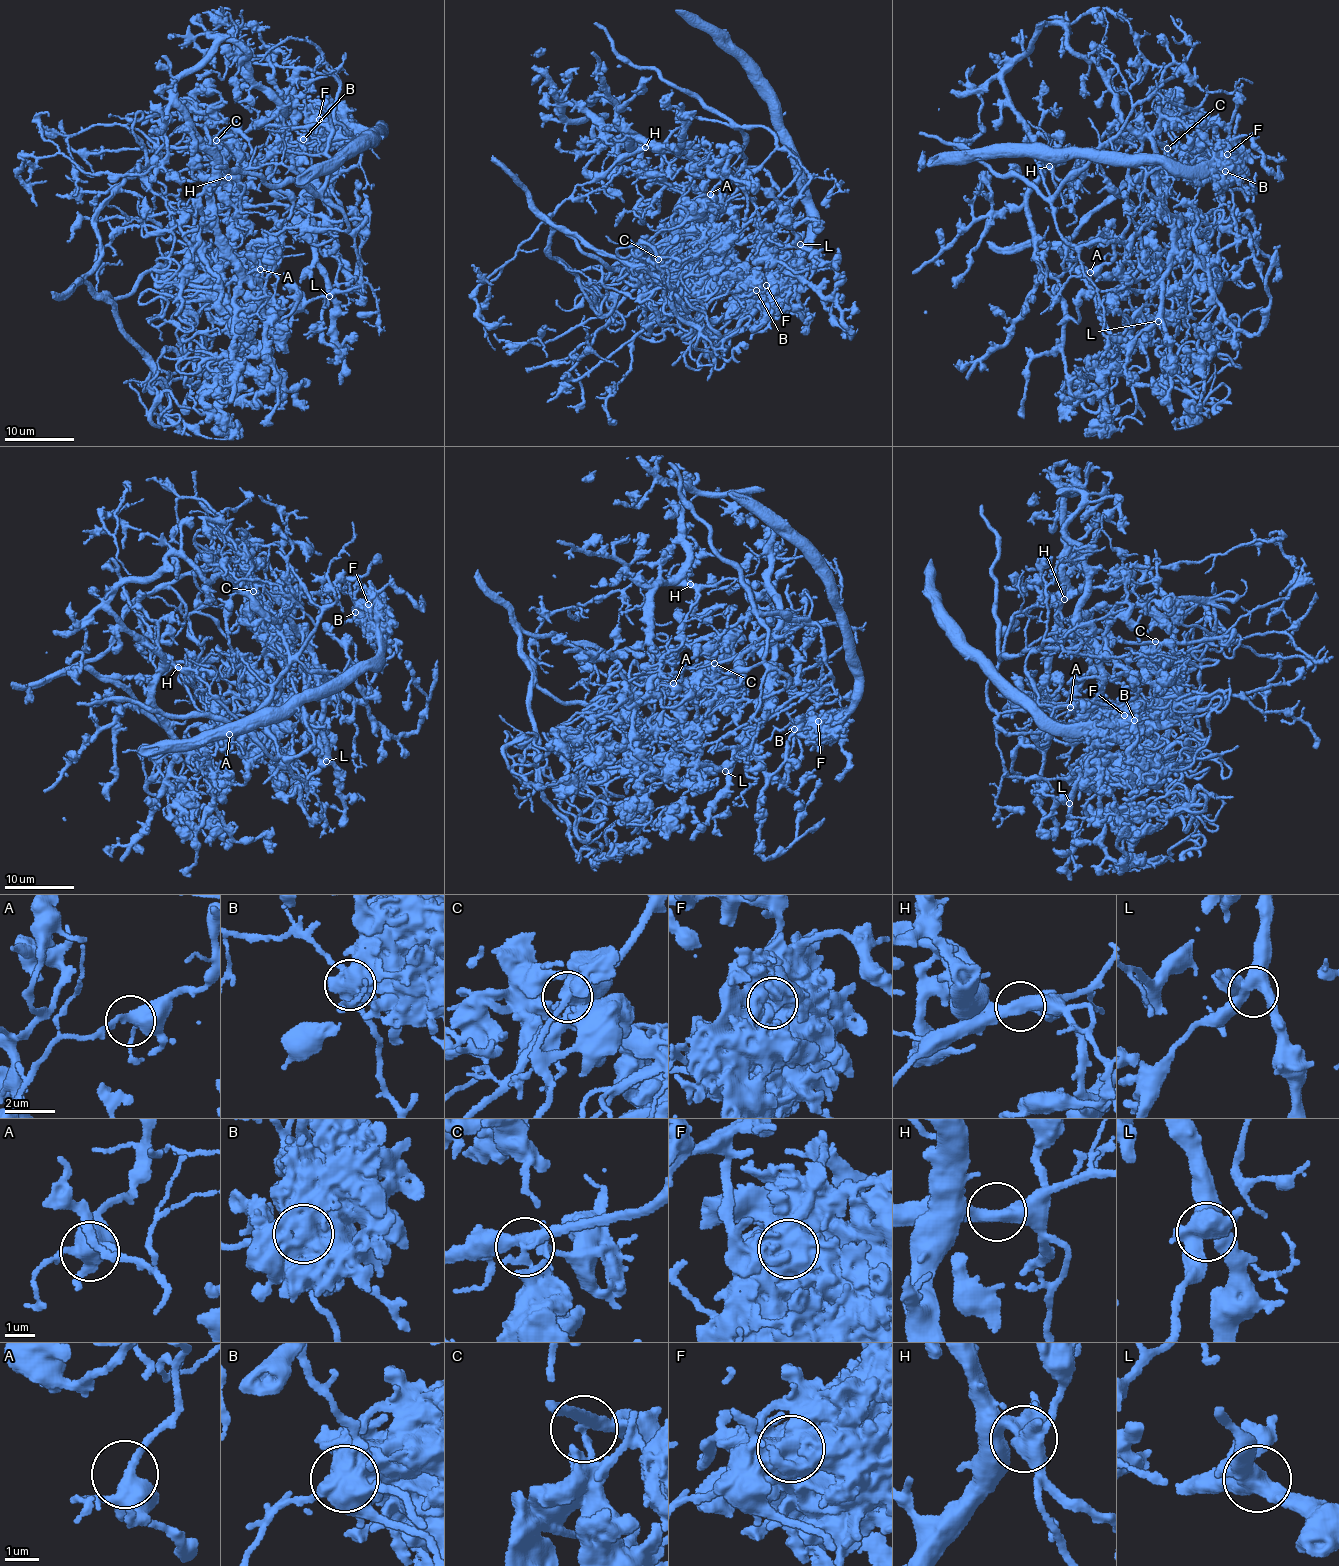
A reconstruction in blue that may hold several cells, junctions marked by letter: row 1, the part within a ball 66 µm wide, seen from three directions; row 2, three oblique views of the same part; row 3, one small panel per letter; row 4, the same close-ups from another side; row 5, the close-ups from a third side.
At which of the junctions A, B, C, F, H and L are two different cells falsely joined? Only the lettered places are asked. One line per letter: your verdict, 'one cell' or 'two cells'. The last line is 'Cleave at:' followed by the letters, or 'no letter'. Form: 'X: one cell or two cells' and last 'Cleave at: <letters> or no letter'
A: one cell
B: two cells
C: two cells
F: two cells
H: two cells
L: one cell
Cleave at: B, C, F, H

